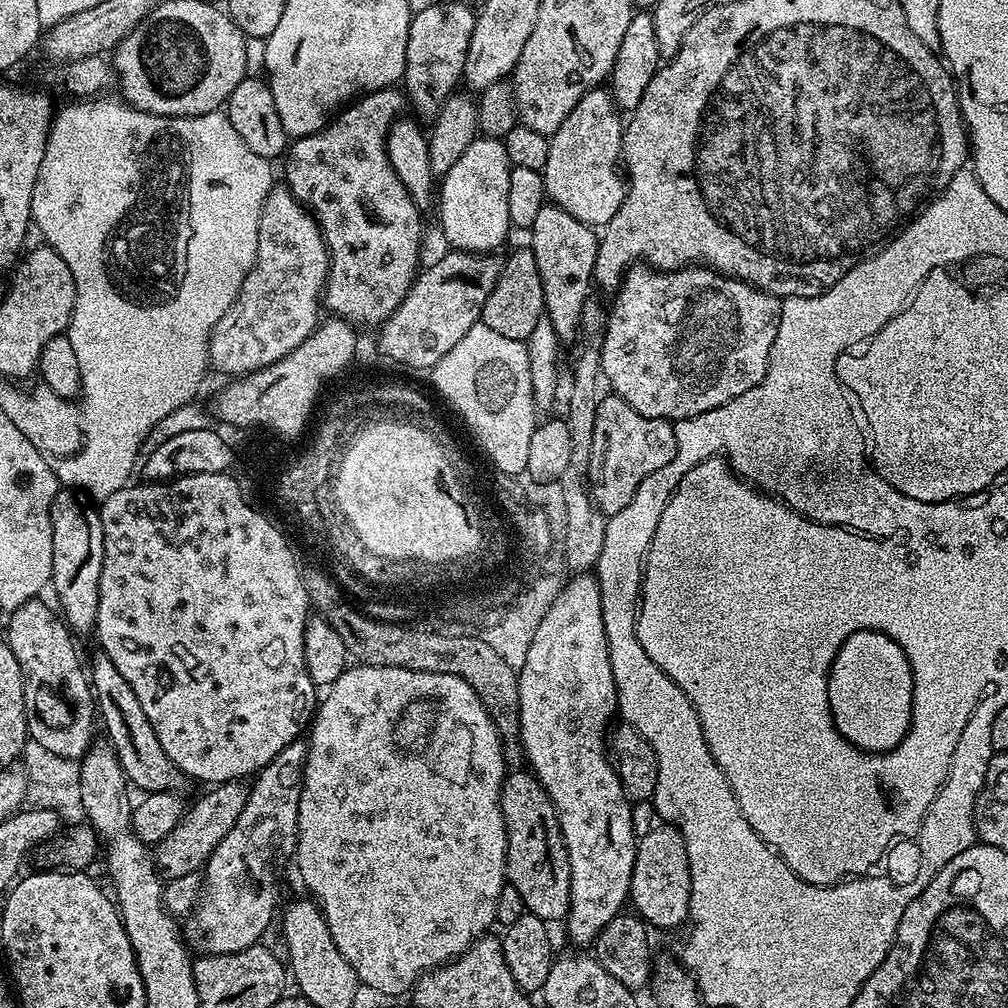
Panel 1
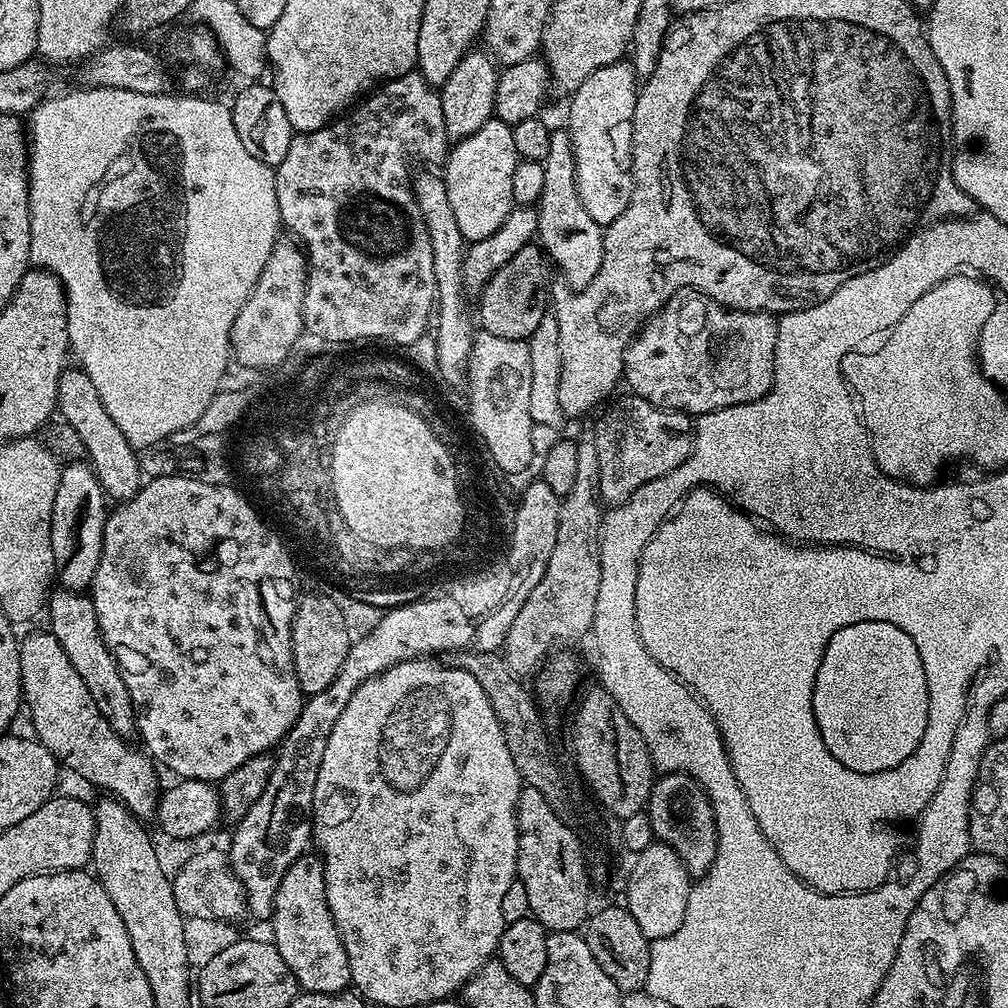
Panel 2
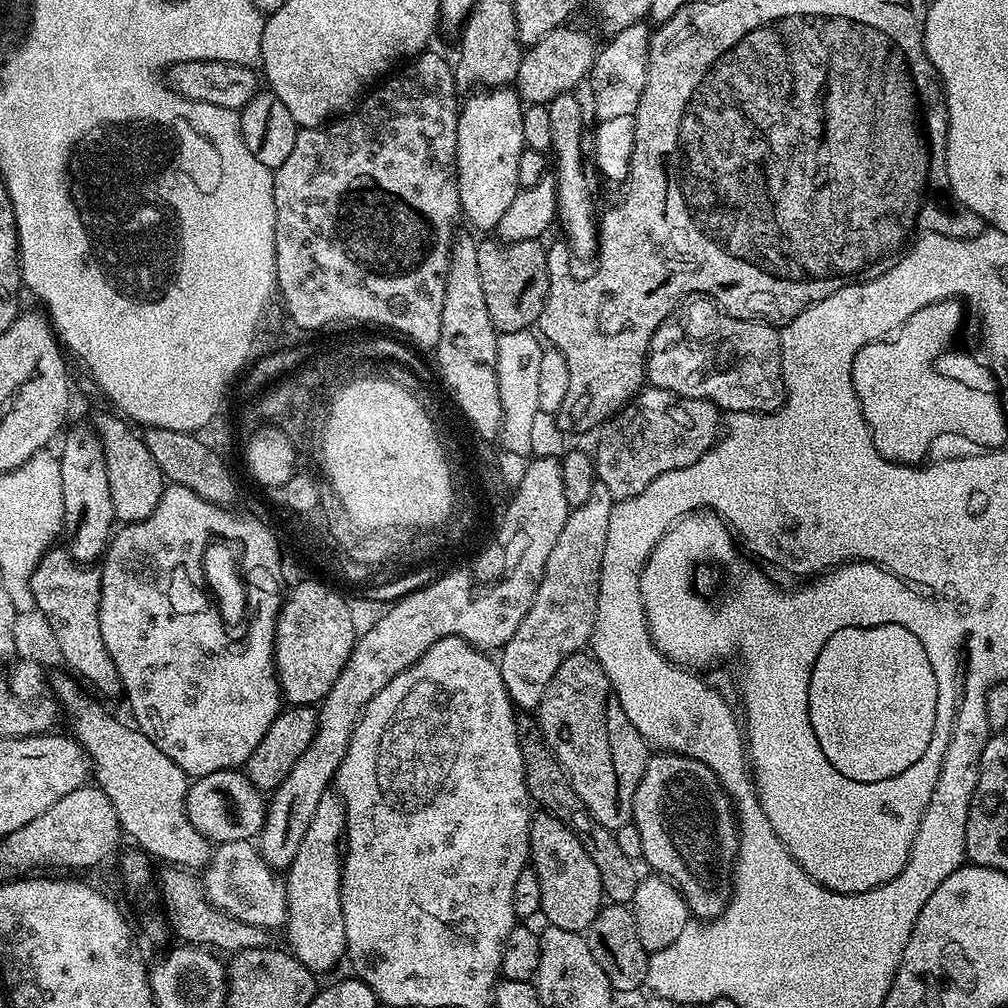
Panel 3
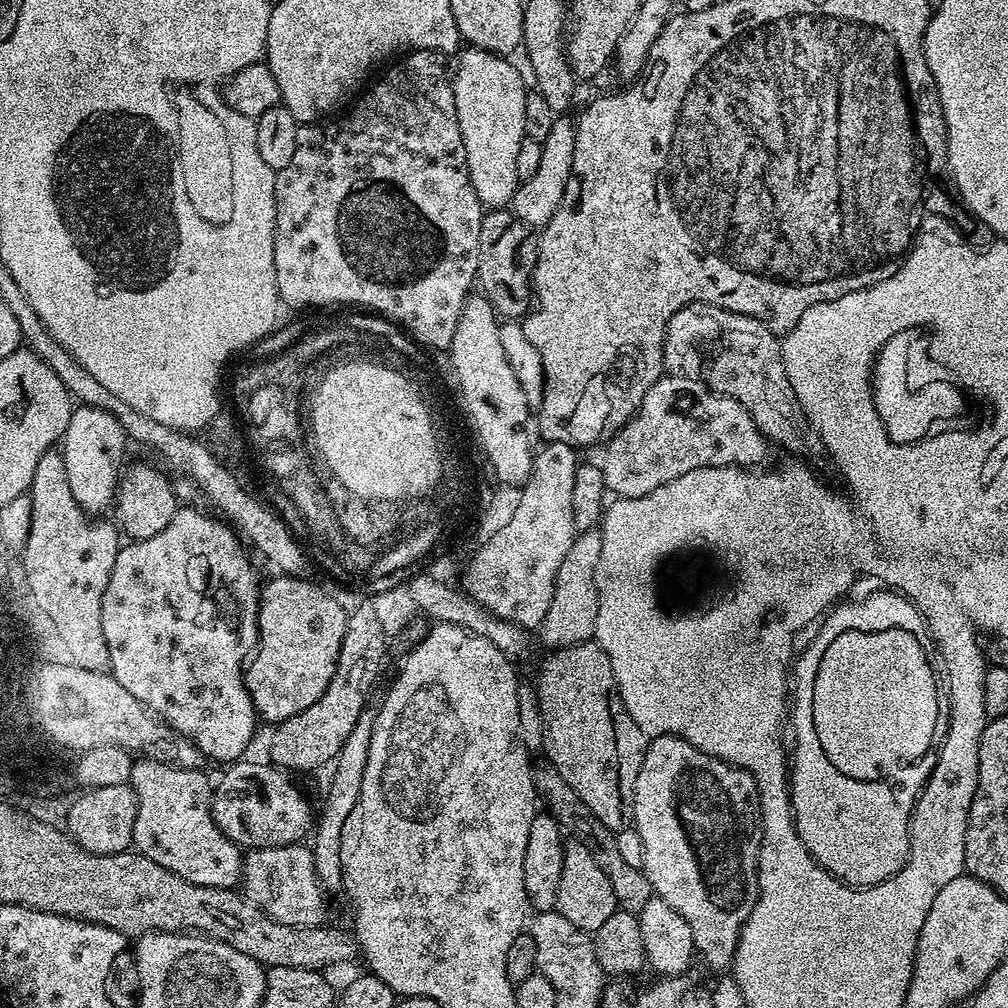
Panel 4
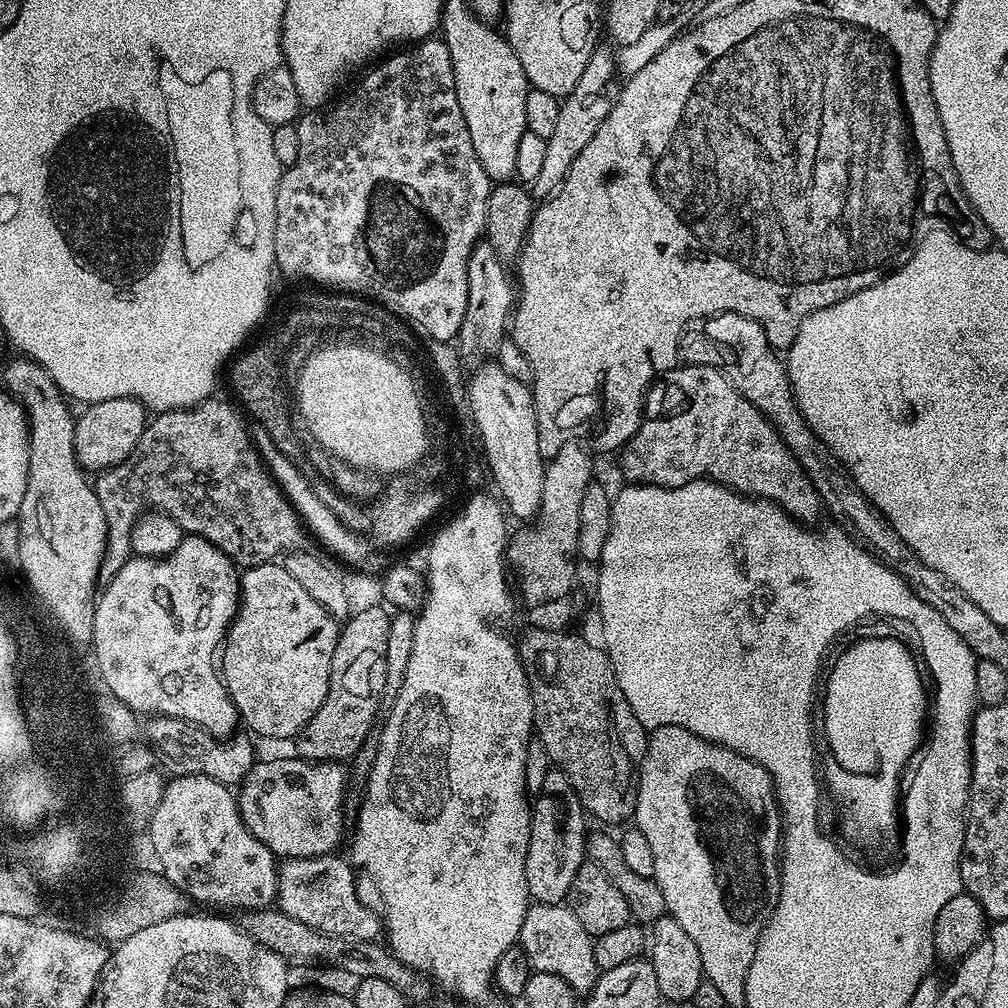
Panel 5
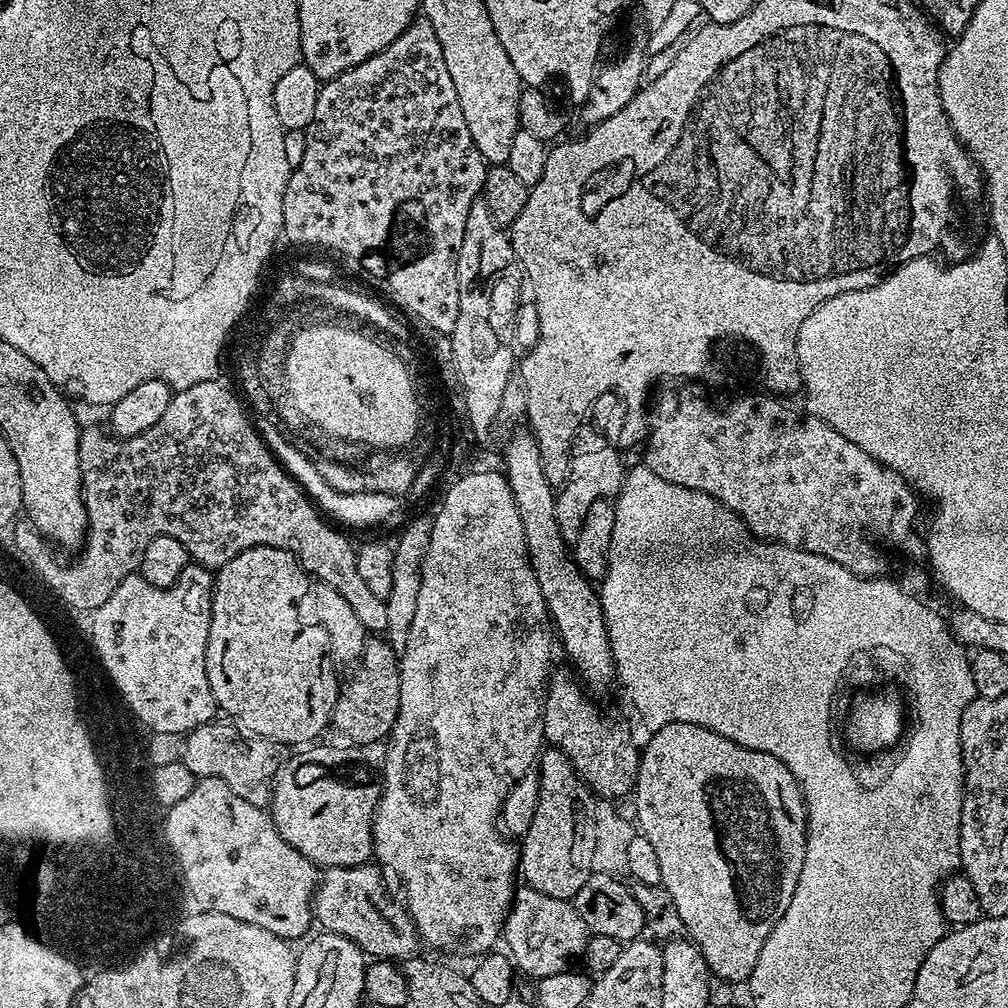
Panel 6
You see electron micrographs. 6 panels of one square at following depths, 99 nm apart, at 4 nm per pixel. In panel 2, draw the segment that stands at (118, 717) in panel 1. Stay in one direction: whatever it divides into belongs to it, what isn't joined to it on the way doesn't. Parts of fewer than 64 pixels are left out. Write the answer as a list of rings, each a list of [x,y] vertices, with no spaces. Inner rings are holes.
[[[57,587],[46,601],[47,616],[49,624],[47,627],[52,636],[58,638],[62,650],[66,650],[66,658],[70,658],[74,670],[78,670],[82,682],[86,682],[86,690],[90,690],[94,702],[98,702],[98,710],[102,710],[102,718],[106,718],[106,722],[114,726],[118,735],[125,738],[135,737],[137,731],[134,702],[130,698],[130,690],[126,682],[122,682],[118,662],[102,638],[102,630],[98,626],[98,614],[94,614],[91,595]]]

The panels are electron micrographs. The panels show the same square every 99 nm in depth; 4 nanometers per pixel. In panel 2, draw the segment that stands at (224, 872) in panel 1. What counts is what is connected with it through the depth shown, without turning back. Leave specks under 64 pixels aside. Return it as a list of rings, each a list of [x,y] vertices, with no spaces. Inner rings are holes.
[[[353,645],[346,654],[346,663],[342,666],[340,673],[318,694],[307,697],[298,714],[296,724],[289,730],[279,745],[278,753],[275,757],[270,782],[266,782],[266,790],[262,790],[262,798],[250,806],[250,810],[235,825],[236,833],[232,836],[232,845],[226,848],[227,858],[231,864],[233,874],[240,879],[243,884],[245,898],[247,900],[247,911],[256,915],[258,919],[267,921],[272,915],[274,898],[278,894],[278,886],[290,870],[292,863],[299,856],[305,855],[312,838],[312,803],[314,802],[314,782],[318,782],[318,766],[322,766],[322,754],[326,750],[326,738],[330,738],[330,730],[334,730],[334,722],[338,722],[338,717],[342,715],[342,710],[346,710],[346,702],[362,686],[364,680],[385,672],[392,665],[388,658],[374,658],[374,656],[360,656],[360,648]]]

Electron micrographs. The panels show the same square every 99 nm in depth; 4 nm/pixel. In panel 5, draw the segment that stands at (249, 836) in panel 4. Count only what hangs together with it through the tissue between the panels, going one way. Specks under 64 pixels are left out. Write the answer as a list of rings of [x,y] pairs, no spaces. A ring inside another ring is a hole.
[[[261,759],[253,764],[238,788],[242,822],[277,858],[310,858],[335,853],[344,836],[345,765],[295,759]]]

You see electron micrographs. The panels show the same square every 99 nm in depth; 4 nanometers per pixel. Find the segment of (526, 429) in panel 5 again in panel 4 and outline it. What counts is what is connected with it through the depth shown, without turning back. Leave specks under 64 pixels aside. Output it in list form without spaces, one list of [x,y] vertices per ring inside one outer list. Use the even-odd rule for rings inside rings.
[[[483,294],[469,295],[460,311],[458,326],[446,349],[446,356],[456,379],[456,388],[460,391],[464,416],[480,443],[479,451],[490,458],[494,473],[501,482],[523,486],[532,469],[534,455],[534,447],[524,429],[528,424],[530,401],[518,378],[514,378],[510,362],[506,362],[506,353],[498,339],[500,325],[496,309]]]

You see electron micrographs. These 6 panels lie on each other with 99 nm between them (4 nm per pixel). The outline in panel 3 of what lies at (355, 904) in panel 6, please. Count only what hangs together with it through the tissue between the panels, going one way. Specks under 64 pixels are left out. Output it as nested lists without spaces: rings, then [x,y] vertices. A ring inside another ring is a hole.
[[[239,840],[217,845],[202,875],[209,903],[240,923],[261,926],[266,930],[281,929],[287,923],[285,879],[275,878],[275,871],[261,858],[259,849],[251,841]]]

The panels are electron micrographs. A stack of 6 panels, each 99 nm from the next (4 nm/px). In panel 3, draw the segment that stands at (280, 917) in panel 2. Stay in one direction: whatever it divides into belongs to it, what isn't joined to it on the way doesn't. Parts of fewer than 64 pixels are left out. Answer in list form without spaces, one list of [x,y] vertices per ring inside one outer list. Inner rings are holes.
[[[326,791],[318,802],[318,810],[314,810],[314,818],[310,818],[310,826],[298,846],[298,854],[294,854],[294,862],[286,869],[286,948],[313,974],[330,971],[346,956],[346,922],[342,922],[340,894],[341,844],[345,836],[344,802],[335,791]]]

